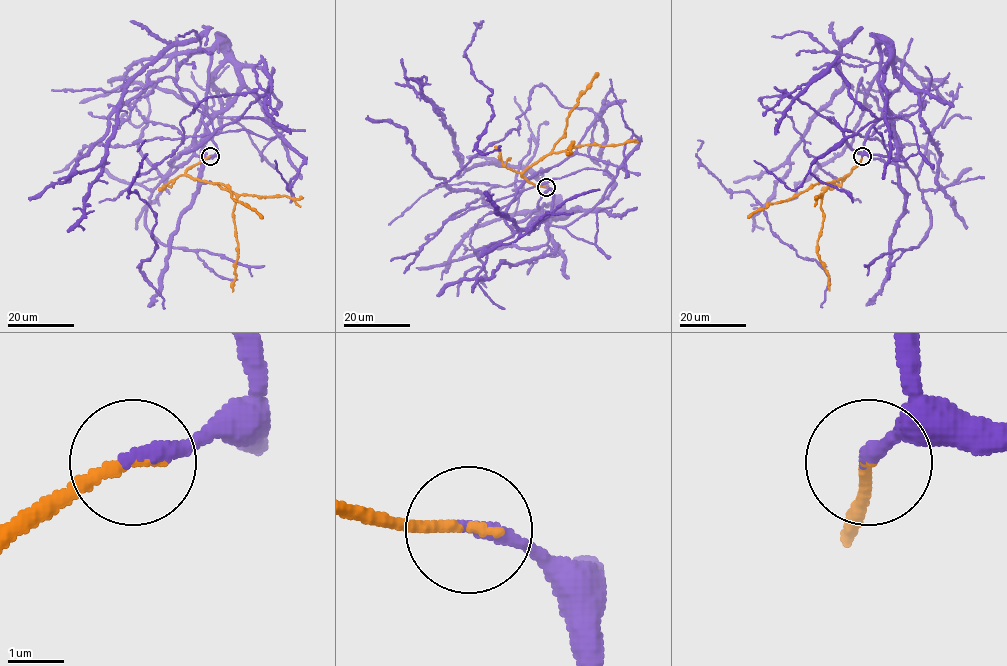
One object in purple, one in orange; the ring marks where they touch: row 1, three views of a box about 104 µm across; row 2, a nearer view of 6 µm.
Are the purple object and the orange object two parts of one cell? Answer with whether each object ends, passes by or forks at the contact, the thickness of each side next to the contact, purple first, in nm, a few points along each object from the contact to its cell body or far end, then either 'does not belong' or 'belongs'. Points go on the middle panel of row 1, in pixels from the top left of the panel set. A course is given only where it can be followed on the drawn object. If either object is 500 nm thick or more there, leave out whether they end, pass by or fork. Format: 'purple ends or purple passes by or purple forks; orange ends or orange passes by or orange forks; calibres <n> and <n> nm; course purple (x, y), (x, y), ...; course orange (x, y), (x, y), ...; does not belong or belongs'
purple ends; orange ends; calibres 300 and 190 nm; course purple (546, 186), (549, 214), (514, 230), (518, 189), (595, 117), (541, 85), (517, 129), (436, 186); course orange (546, 186), (529, 182), (521, 175), (549, 154), (567, 150), (573, 142), (568, 154); belongs

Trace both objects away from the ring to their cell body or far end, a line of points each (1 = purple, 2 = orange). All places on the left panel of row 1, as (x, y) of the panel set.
1: (210, 156), (169, 163), (260, 97), (205, 98), (180, 121), (176, 150), (99, 202)
2: (210, 156), (193, 165), (185, 173), (231, 190), (236, 196), (233, 212), (238, 256), (232, 292)

